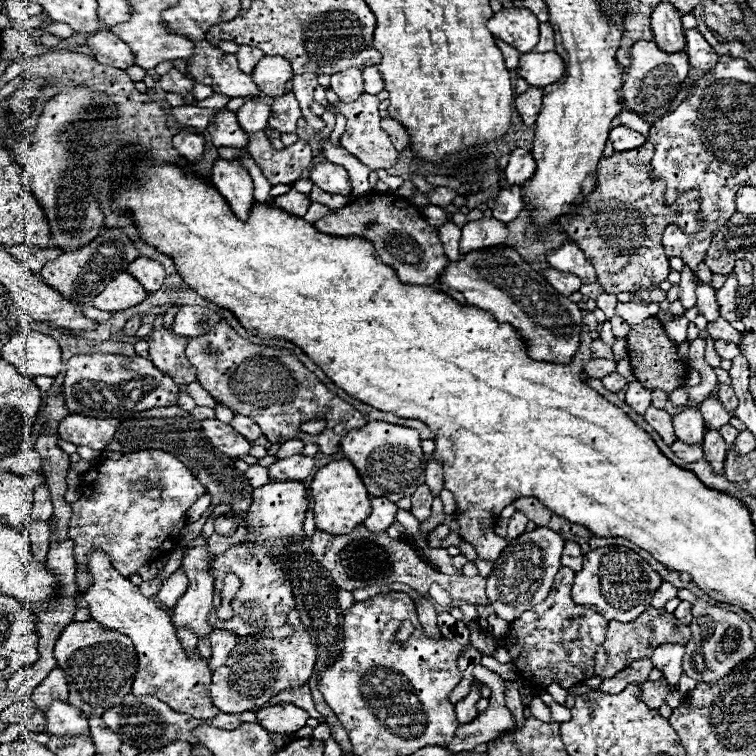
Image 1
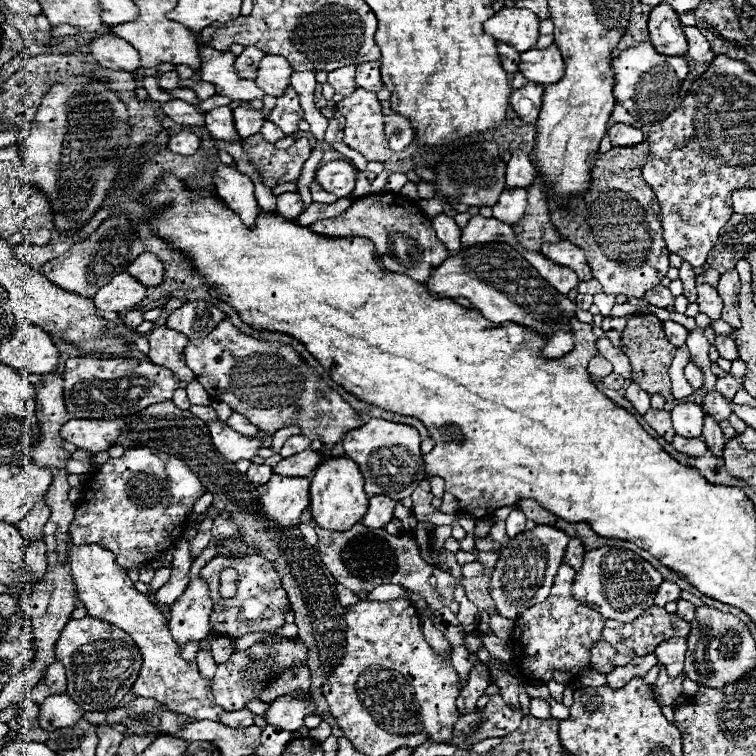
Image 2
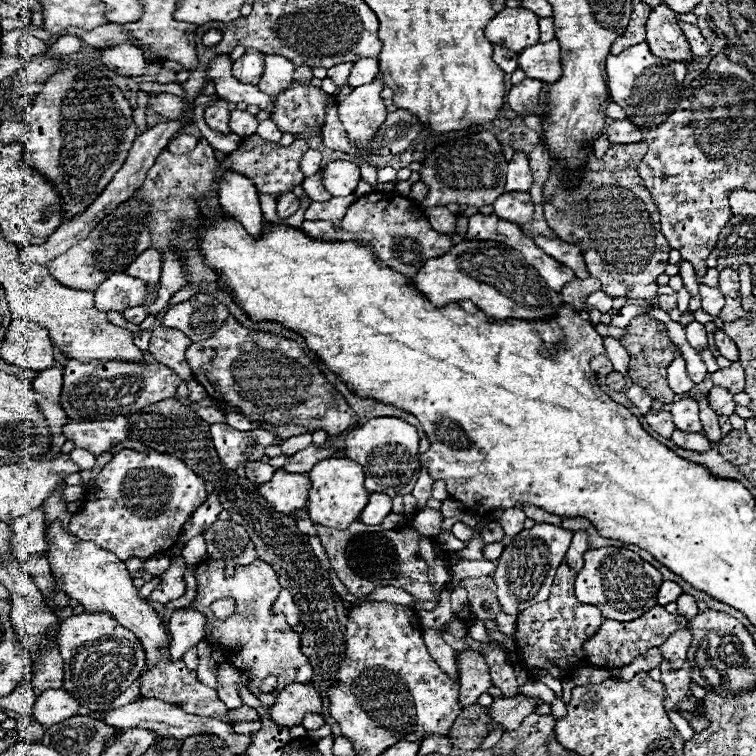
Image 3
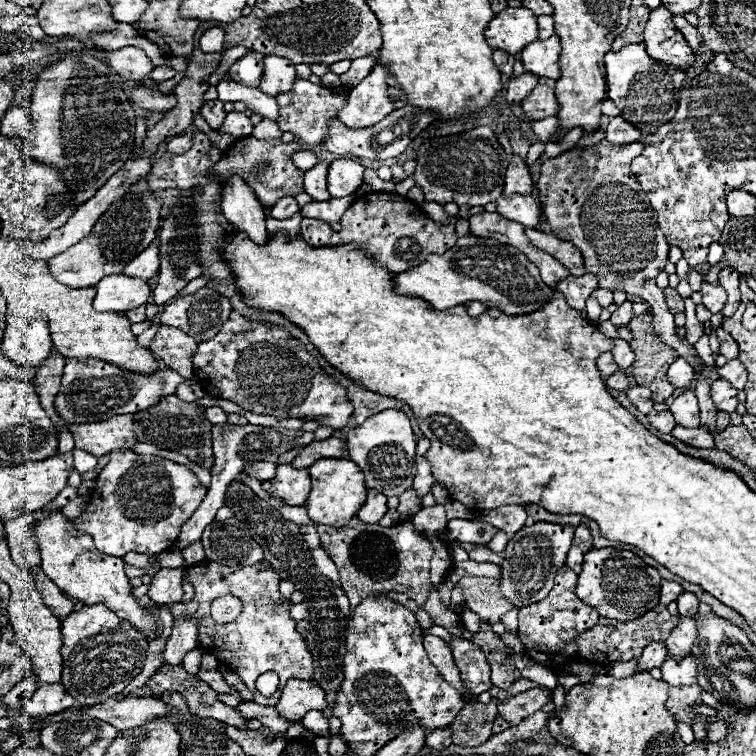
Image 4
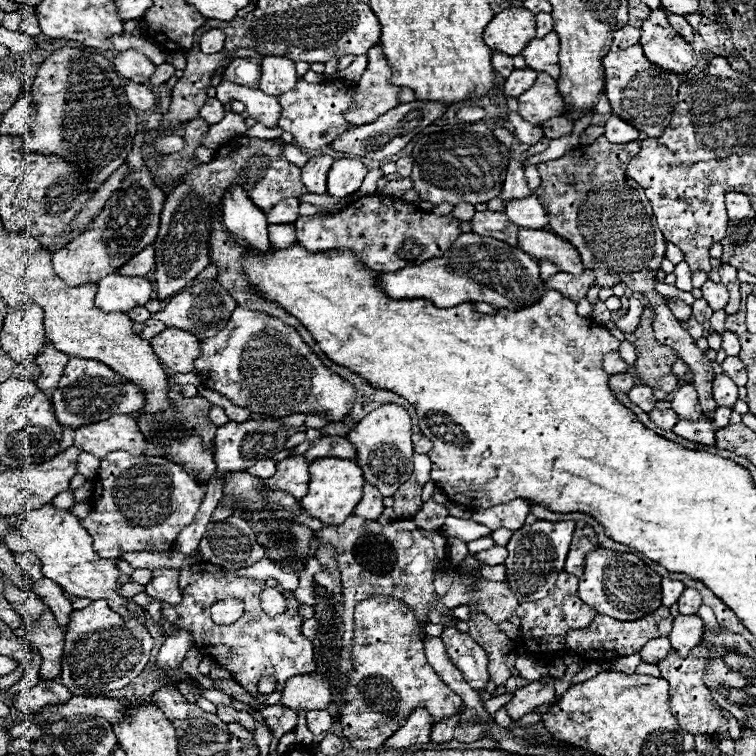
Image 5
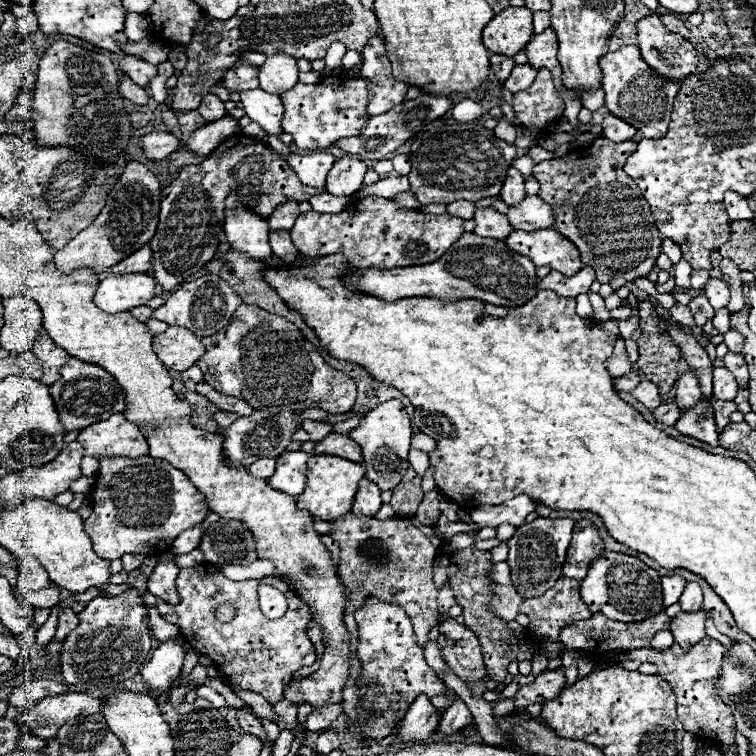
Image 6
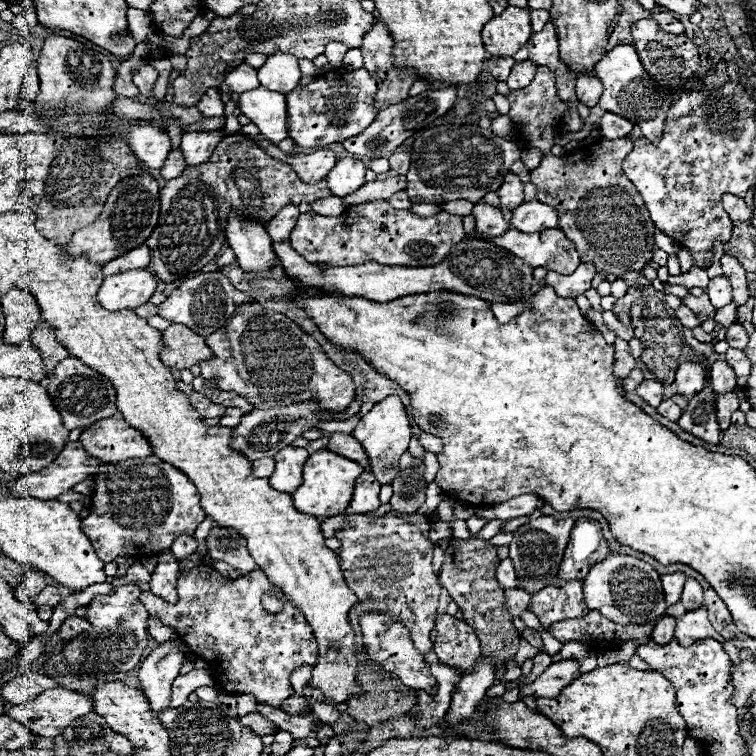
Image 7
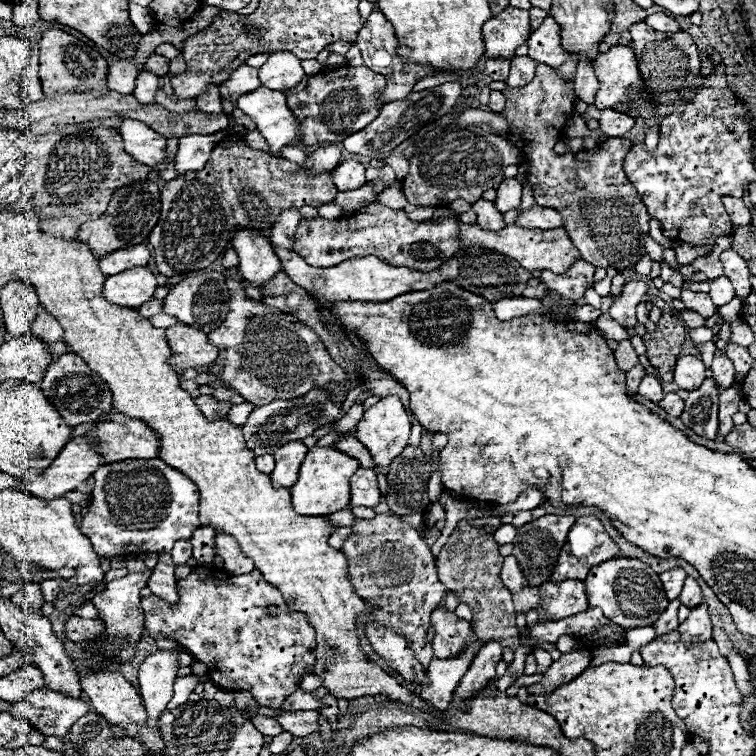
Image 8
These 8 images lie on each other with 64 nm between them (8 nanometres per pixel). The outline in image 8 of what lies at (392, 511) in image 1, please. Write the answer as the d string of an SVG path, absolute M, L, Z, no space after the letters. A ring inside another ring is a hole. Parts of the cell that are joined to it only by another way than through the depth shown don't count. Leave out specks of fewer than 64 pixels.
M358 468L358 472L350 480L350 506L366 506L374 508L380 502L380 492L376 484L376 470Z

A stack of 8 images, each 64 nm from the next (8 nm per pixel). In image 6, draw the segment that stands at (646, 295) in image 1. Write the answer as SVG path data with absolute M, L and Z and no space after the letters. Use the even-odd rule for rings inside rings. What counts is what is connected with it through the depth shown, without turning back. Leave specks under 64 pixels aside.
M682 304L672 306L672 308L670 308L670 316L672 316L672 320L678 322L680 326L690 326L690 328L694 326L694 316L692 316L692 312L690 312L688 306L682 306Z

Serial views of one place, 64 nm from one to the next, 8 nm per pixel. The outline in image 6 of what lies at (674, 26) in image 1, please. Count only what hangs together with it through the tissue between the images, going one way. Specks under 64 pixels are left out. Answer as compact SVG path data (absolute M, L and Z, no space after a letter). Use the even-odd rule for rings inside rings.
M652 14L636 24L638 48L644 62L654 72L664 76L666 70L664 78L680 82L696 72L696 50L686 38L674 36L674 32L670 32L660 22L662 20L658 18L658 14Z

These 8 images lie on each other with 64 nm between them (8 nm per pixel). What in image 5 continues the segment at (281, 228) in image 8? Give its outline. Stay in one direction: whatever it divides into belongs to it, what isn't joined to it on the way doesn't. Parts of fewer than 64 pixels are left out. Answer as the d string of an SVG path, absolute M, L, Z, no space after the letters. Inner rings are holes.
M282 200L268 212L270 224L294 224L298 218L298 200Z

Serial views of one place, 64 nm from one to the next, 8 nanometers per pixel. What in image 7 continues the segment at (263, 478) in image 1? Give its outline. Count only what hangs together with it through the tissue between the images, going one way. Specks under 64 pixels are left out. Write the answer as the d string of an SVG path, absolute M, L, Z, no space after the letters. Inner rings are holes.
M260 458L260 460L254 460L254 476L270 478L270 472L274 472L274 458Z

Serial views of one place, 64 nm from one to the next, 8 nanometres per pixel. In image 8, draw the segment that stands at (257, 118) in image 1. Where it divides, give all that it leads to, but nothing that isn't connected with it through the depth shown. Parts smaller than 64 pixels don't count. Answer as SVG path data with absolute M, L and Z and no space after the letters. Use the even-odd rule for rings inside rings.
M184 136L178 142L178 152L176 152L176 174L184 176L186 172L200 172L214 148L212 136Z

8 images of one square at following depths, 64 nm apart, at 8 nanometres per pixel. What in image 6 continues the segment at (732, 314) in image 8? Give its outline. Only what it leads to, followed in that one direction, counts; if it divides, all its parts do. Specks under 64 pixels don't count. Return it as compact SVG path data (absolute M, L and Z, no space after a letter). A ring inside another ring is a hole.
M728 308L716 310L716 316L712 318L712 324L720 334L724 334L730 328L730 310Z

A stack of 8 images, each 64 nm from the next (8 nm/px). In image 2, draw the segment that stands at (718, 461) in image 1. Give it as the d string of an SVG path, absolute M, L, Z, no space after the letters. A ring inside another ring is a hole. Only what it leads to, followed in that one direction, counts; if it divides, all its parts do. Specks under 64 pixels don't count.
M704 414L704 432L702 432L702 438L706 440L706 446L710 448L710 452L714 456L722 456L722 448L724 448L726 440L724 440L724 434L722 434L718 422L712 416L708 416L708 414Z

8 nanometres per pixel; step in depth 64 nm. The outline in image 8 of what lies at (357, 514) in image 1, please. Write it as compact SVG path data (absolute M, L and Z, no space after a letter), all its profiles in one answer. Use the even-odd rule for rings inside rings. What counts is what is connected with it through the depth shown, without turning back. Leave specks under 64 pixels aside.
M314 446L308 450L296 484L290 488L294 510L304 516L328 516L338 510L344 510L350 500L350 478L358 468L358 460L340 452L334 446Z

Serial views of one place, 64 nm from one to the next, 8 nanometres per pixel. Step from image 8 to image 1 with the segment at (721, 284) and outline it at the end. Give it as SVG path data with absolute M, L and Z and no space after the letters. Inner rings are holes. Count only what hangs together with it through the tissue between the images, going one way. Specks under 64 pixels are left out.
M700 284L696 288L696 296L698 296L696 306L698 306L700 314L706 316L708 322L716 320L720 316L720 312L718 312L720 308L718 308L718 300L716 300L716 290L712 286L708 286L708 284Z

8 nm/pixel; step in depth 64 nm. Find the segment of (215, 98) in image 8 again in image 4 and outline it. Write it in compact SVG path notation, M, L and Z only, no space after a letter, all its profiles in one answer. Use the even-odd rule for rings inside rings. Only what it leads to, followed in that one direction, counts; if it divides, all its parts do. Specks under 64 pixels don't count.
M210 100L210 102L206 102L206 104L202 106L202 110L200 110L200 116L208 122L208 126L210 126L212 130L216 130L216 128L222 124L224 116L226 116L226 112L224 112L224 102L220 102L220 100Z

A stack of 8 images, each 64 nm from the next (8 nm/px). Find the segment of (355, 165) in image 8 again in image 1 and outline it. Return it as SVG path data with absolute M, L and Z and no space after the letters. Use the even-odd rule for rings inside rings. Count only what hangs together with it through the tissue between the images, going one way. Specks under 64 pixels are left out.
M334 162L316 164L310 170L310 180L316 186L320 186L324 192L330 192L330 194L350 196L350 192L352 192L352 184L350 184L350 176L348 176L346 168L340 164L334 164Z

